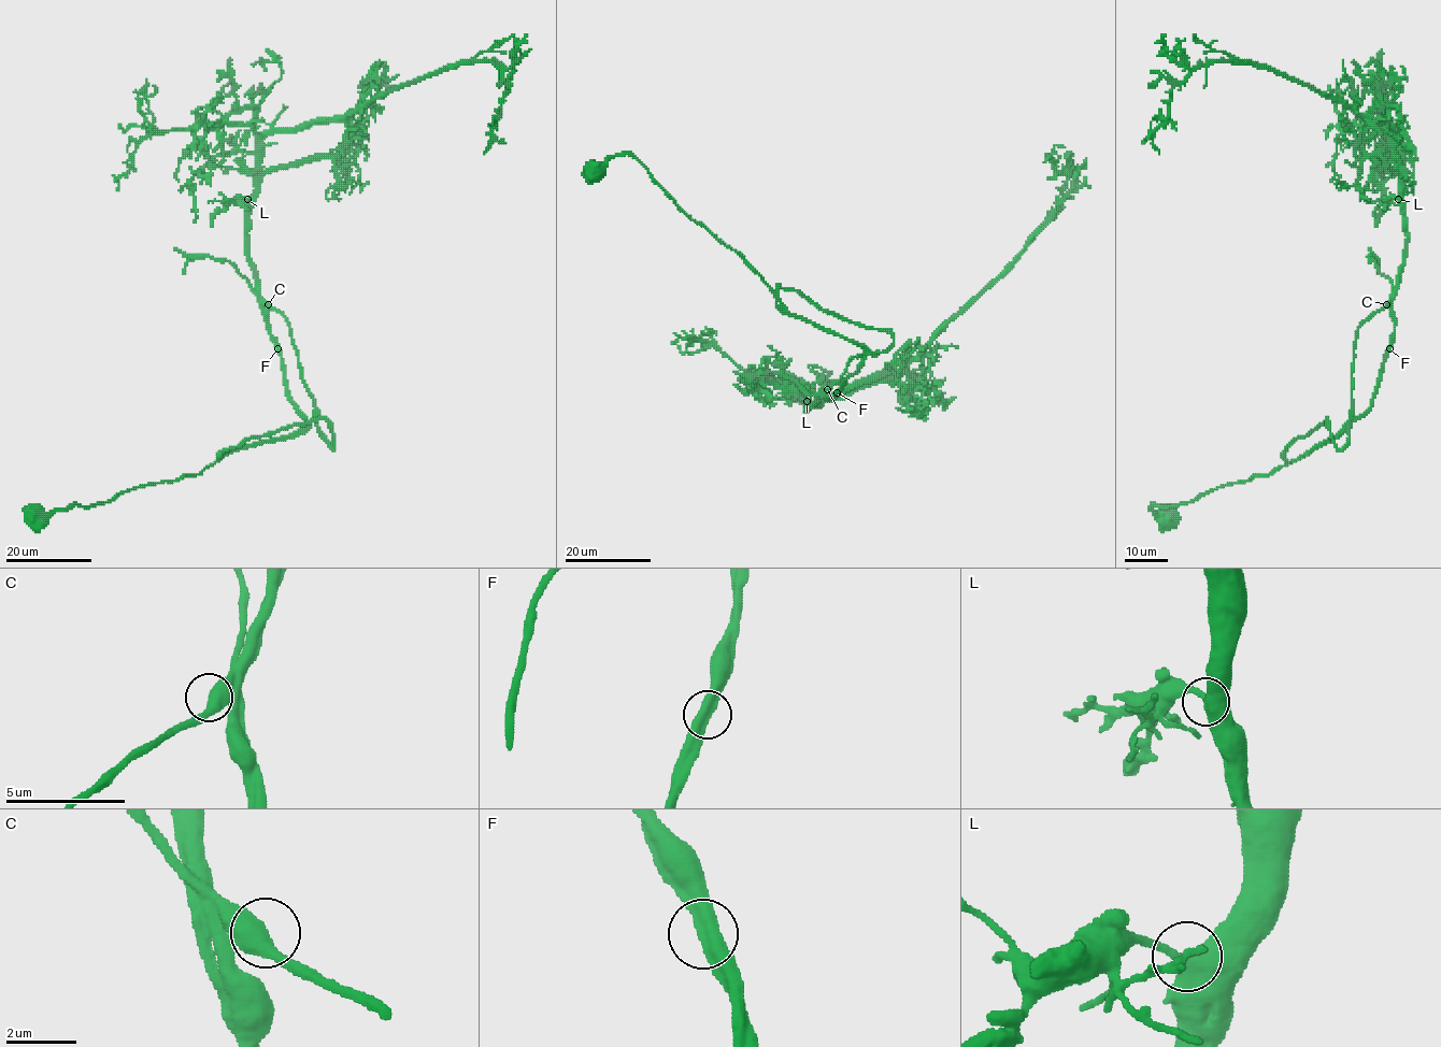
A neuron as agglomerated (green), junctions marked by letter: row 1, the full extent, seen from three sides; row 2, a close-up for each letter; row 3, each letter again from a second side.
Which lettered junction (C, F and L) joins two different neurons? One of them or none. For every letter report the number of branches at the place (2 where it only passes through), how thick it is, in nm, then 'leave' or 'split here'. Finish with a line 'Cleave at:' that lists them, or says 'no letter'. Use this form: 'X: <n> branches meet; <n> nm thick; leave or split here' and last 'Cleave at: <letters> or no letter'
C: 2 branches meet; 500 nm thick; leave
F: 2 branches meet; 460 nm thick; leave
L: 2 branches meet; 460 nm thick; leave
Cleave at: no letter

